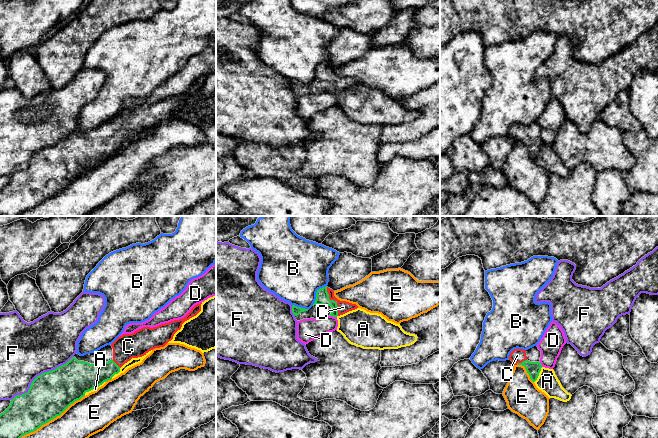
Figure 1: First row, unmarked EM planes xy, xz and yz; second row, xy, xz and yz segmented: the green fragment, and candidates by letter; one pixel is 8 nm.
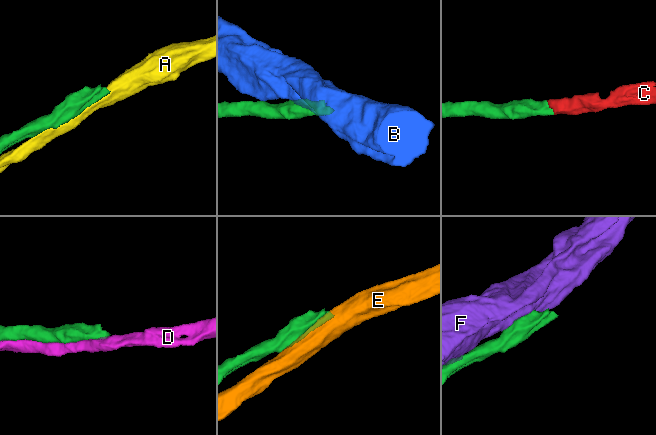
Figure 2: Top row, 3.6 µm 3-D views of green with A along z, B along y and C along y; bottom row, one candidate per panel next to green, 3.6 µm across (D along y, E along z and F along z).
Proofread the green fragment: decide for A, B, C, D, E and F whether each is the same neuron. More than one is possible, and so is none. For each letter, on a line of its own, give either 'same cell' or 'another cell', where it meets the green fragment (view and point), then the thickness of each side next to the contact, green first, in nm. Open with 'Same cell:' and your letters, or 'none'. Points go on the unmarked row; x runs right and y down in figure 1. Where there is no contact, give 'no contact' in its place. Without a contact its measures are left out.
Same cell: C
A: another cell | yz (538, 151) | 110/170 nm
B: another cell | xz (316, 69) | 110/480 nm
C: same cell | xz (333, 76) | 110/100 nm
D: another cell | xz (333, 92) | 110/180 nm
E: another cell | xy (51, 195) | 360/360 nm
F: another cell | xy (39, 151) | 360/440 nm

